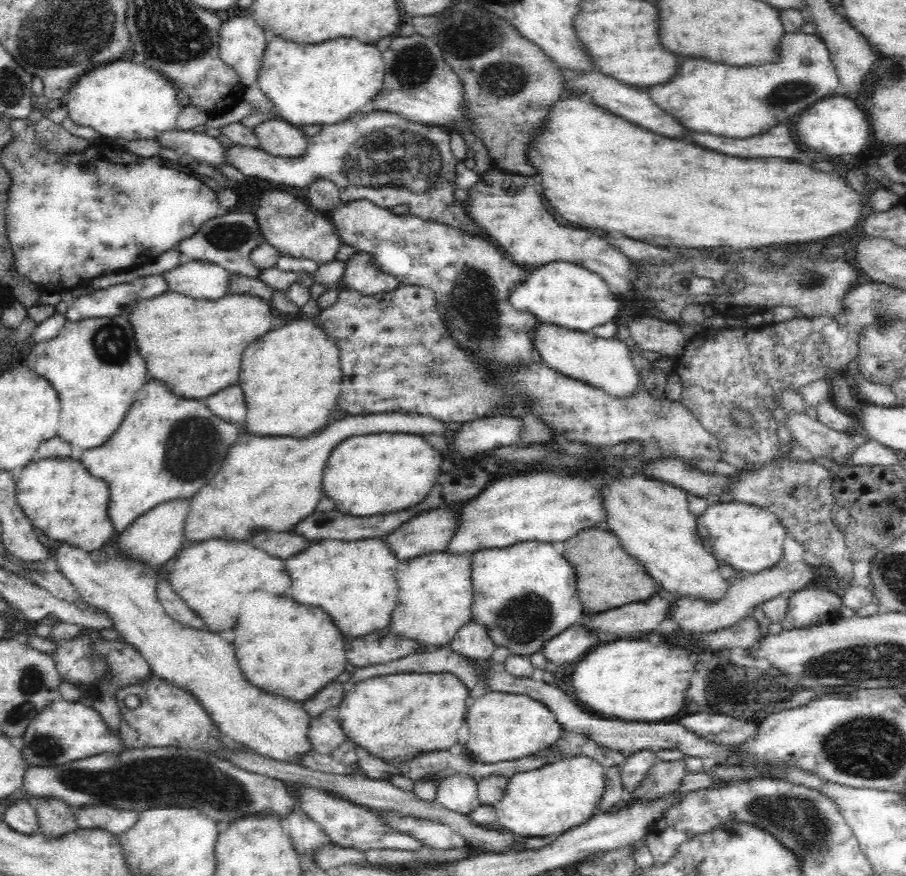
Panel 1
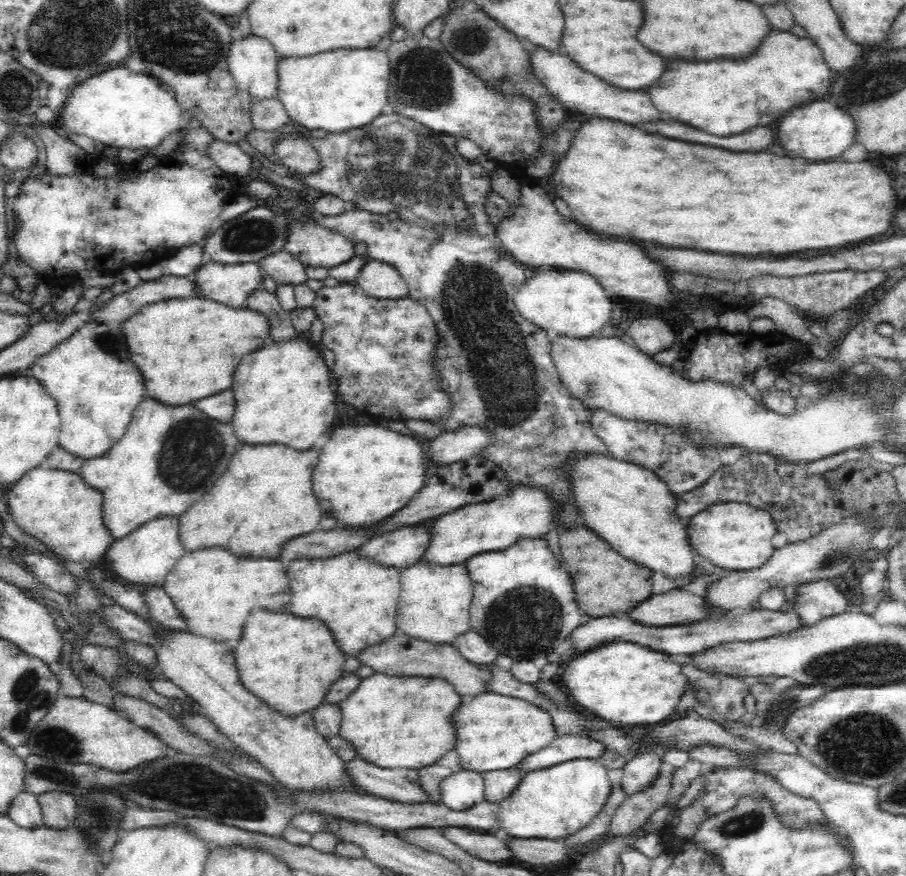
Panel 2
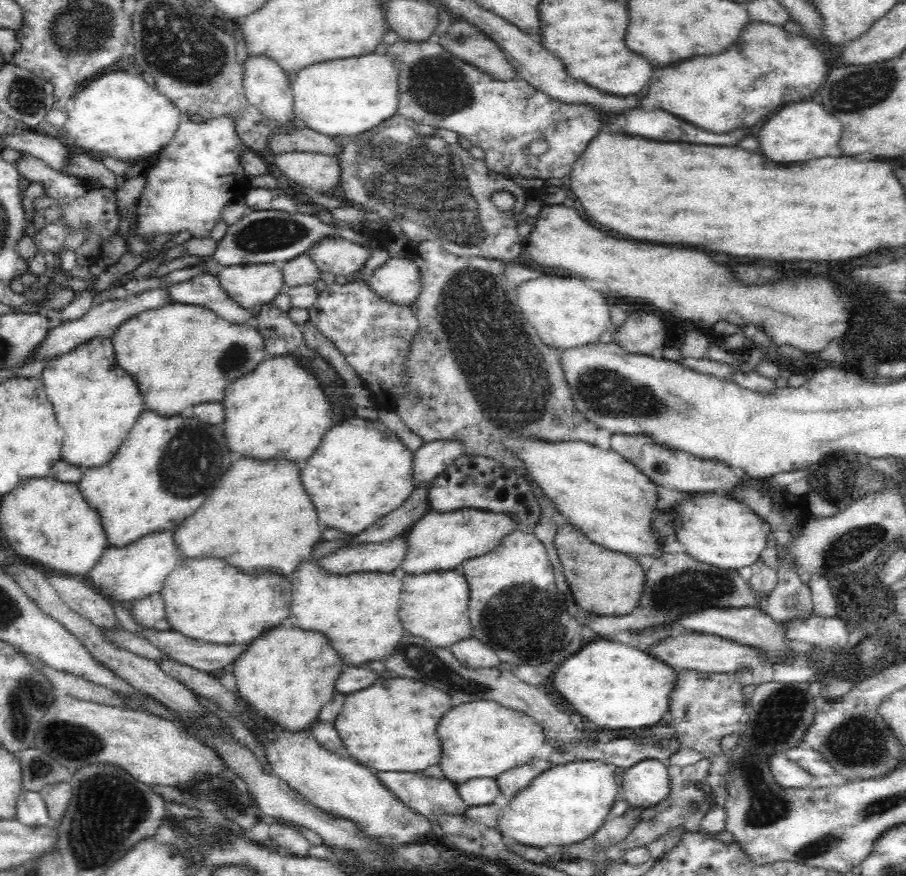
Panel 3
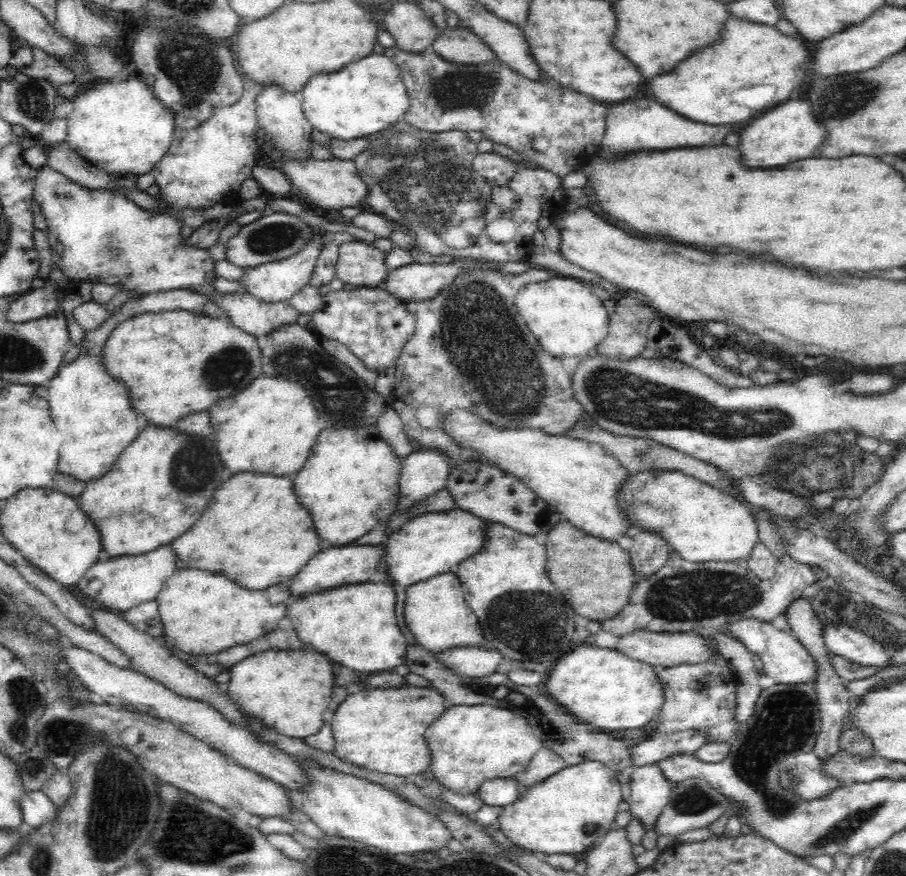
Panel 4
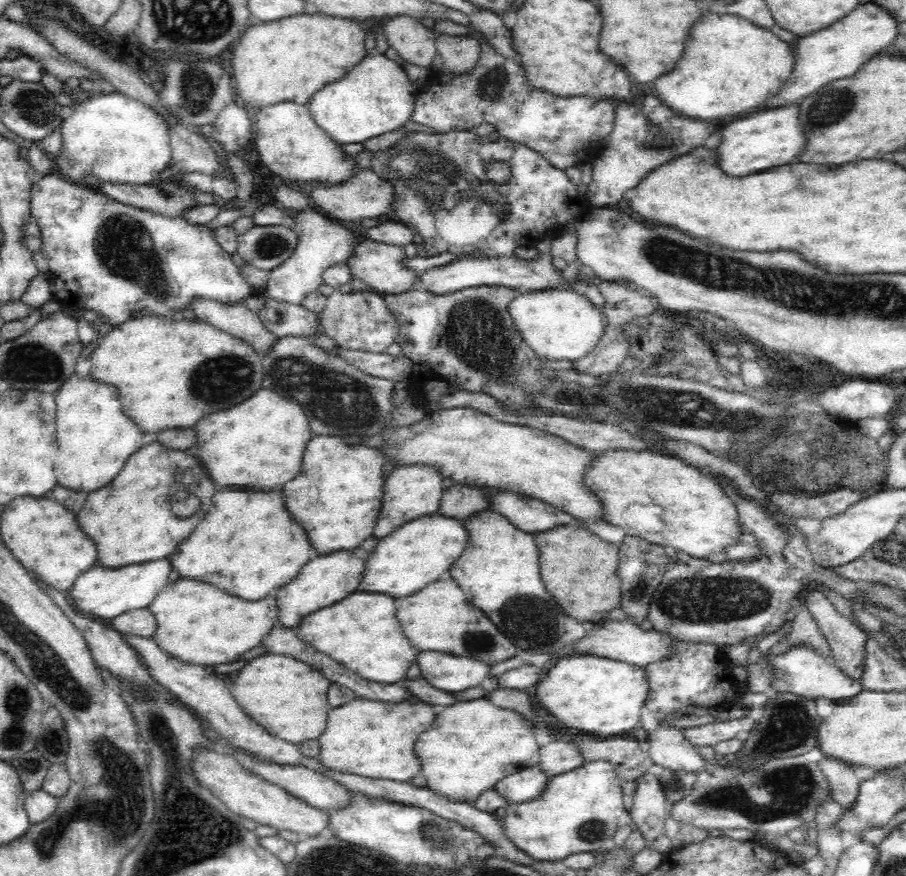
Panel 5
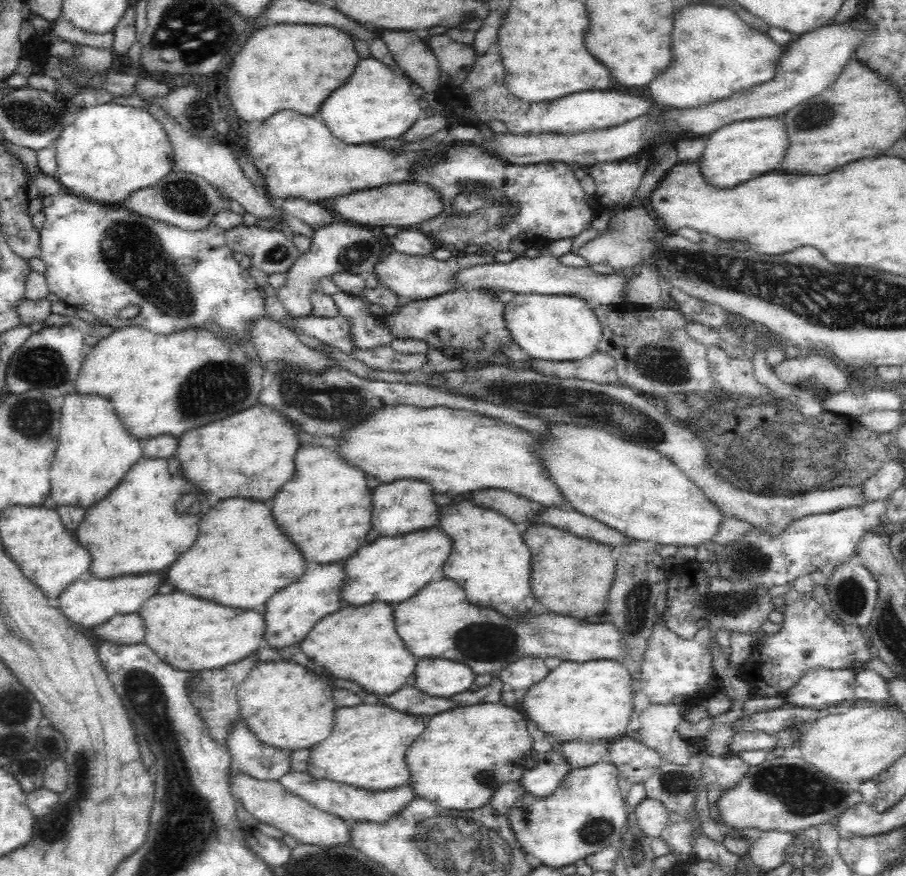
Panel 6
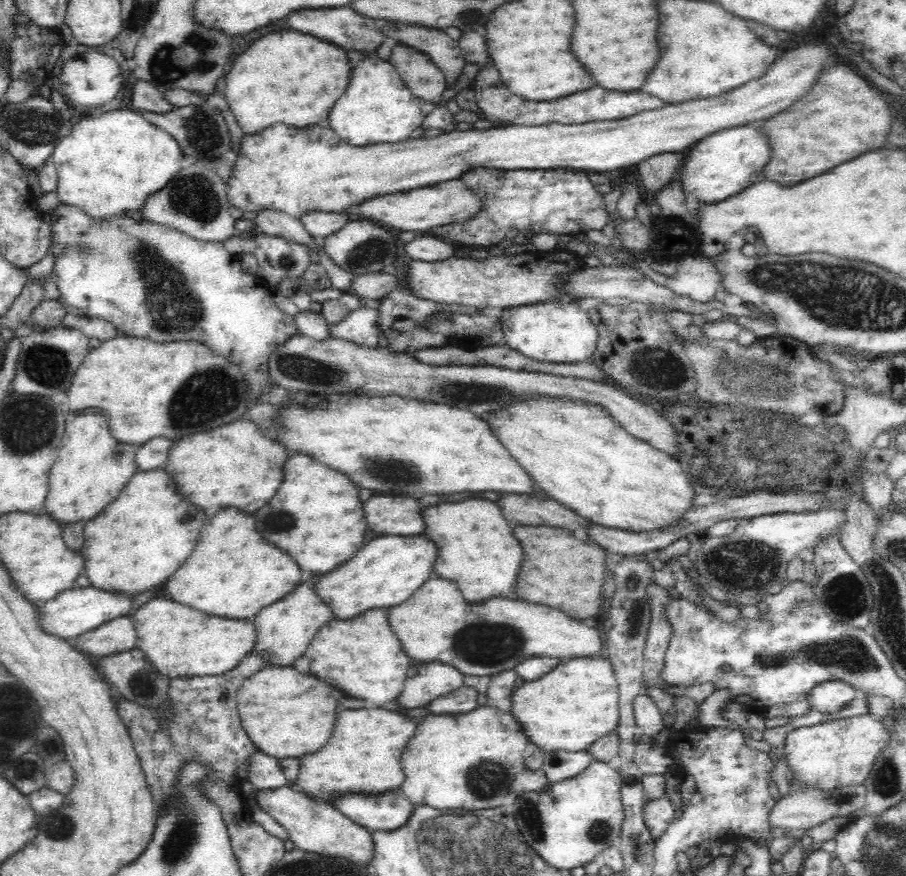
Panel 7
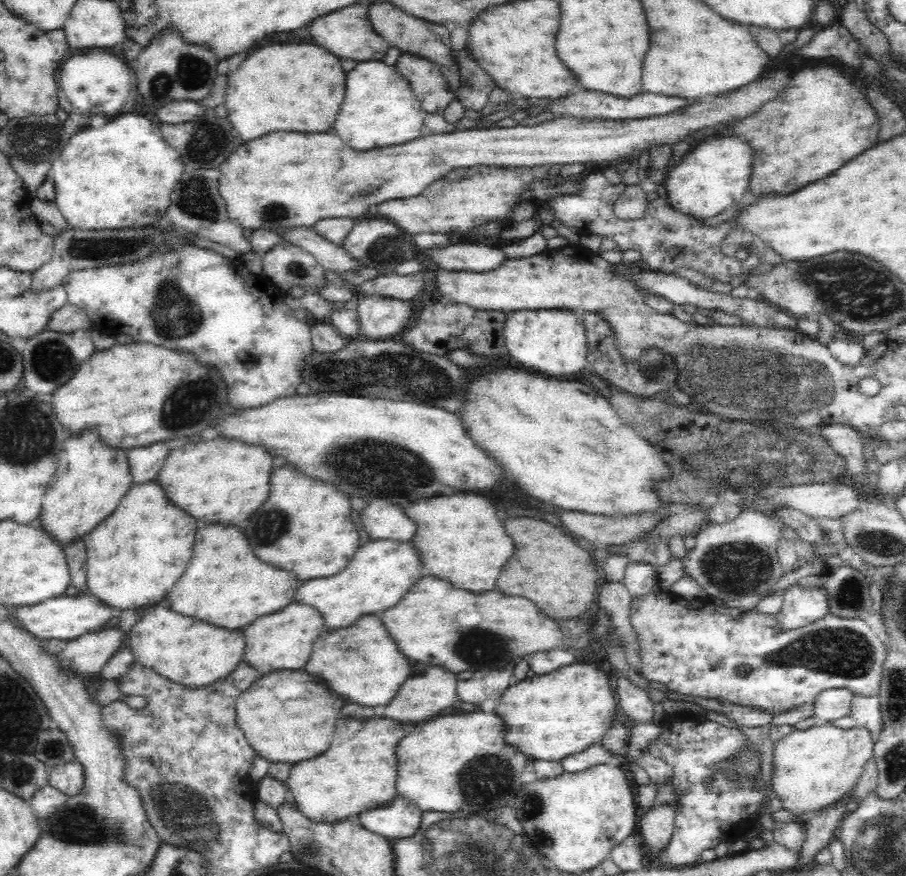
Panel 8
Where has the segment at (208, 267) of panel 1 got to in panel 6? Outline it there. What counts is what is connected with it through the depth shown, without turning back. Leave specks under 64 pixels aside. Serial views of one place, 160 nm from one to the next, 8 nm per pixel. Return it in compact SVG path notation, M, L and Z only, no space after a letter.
M334 220L330 224L322 224L313 228L311 243L307 252L300 252L289 270L282 286L275 289L276 296L288 313L296 317L306 317L312 313L310 294L317 290L317 284L324 277L334 272L356 272L367 275L374 268L374 262L382 259L386 251L382 251L380 239L368 231L367 226L350 224L342 220Z

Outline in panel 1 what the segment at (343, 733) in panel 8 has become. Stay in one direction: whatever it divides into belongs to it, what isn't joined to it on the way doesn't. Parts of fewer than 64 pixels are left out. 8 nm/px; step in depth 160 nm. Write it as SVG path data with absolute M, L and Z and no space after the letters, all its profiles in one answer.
M451 672L387 674L375 676L356 683L347 688L342 702L335 711L341 727L357 745L366 748L377 758L412 758L418 752L432 752L432 750L448 750L458 742L458 728L465 722L466 711L472 700L469 688Z

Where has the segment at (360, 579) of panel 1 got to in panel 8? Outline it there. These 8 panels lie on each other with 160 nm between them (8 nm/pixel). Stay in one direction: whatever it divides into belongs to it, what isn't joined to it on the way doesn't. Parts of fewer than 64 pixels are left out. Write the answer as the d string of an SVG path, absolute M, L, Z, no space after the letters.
M375 614L362 616L348 628L322 631L314 643L305 670L328 684L336 694L346 696L350 702L377 710L385 707L396 696L404 680L408 680L412 674L410 662L398 652L398 646L394 640L390 640Z

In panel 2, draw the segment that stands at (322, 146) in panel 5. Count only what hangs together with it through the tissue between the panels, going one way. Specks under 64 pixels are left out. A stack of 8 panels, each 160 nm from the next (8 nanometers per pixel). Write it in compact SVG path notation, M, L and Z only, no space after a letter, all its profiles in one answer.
M252 33L248 36L235 34L232 42L230 42L227 63L232 78L240 90L249 92L253 98L270 98L270 96L276 97L278 58L278 51L269 40Z

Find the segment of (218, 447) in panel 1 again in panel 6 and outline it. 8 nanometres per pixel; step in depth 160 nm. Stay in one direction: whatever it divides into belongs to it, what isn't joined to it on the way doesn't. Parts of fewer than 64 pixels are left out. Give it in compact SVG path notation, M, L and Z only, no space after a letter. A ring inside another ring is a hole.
M175 457L138 459L122 478L120 484L100 502L88 507L84 520L76 528L77 539L90 553L91 565L89 575L99 579L117 578L122 575L146 575L150 572L165 573L166 569L182 554L186 552L198 538L198 522L210 510L207 496L198 492L199 488L190 483L181 471L181 464ZM182 494L194 494L202 499L202 514L176 514L174 502Z

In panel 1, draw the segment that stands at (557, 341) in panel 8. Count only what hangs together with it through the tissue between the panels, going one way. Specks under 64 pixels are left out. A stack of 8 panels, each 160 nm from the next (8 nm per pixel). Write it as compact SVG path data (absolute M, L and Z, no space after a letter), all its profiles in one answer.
M562 260L531 270L527 279L512 291L509 301L516 311L532 313L539 323L556 324L584 333L611 322L621 302L599 274Z

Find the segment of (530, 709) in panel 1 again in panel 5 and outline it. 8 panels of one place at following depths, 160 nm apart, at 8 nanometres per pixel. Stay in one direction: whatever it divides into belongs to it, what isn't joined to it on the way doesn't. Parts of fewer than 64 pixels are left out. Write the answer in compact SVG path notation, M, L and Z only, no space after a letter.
M480 697L469 701L456 701L445 706L440 714L435 714L431 728L418 735L414 750L421 760L420 773L425 776L426 787L430 788L430 791L452 803L474 803L482 792L492 789L500 778L539 762L541 747L536 743L534 732L531 722L518 712L499 707Z

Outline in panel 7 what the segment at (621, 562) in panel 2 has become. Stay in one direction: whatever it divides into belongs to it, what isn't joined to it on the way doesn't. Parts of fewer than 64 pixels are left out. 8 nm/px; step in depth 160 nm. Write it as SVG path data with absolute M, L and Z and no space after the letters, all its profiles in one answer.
M518 524L512 528L514 538L522 544L524 558L514 582L516 598L548 604L568 618L582 621L603 614L602 584L606 550L597 545L582 542L572 532L551 526Z

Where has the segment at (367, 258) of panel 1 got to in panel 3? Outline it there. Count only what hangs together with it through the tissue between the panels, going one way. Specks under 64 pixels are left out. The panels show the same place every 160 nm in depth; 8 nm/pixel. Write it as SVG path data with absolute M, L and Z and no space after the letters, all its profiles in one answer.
M390 257L366 278L366 283L381 299L409 305L420 292L420 273L410 259Z

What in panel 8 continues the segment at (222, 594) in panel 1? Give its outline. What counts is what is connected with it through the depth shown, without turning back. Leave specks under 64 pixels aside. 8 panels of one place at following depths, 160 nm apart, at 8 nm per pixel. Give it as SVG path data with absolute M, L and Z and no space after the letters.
M164 603L159 604L160 606L156 606L154 610L144 608L140 611L140 618L134 622L128 634L128 643L137 663L155 670L160 676L171 680L174 684L191 688L191 690L204 688L226 678L240 664L245 649L245 639L241 631L226 630L194 618L188 618L174 612L169 606L164 608L162 606Z

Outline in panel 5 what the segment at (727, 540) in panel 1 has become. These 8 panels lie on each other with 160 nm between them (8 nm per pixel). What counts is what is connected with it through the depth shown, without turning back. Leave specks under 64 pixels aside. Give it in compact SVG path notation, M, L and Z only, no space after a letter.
M616 450L607 452L604 456L594 455L594 462L583 474L583 482L598 499L601 499L605 522L620 526L627 536L639 536L669 551L676 550L692 558L706 559L710 554L737 543L742 532L737 508L726 492L714 482L714 478L710 478L710 475L702 474L679 458L670 458L650 450Z

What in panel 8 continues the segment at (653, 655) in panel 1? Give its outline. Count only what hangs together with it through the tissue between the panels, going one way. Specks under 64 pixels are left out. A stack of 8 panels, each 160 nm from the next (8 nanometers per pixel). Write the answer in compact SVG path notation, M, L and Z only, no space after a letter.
M572 664L566 668L557 668L546 674L526 677L510 685L500 697L500 704L493 711L502 720L502 738L514 750L522 752L528 760L564 760L570 754L576 754L588 748L602 736L617 717L619 709L614 699L608 676L603 670L588 664Z

